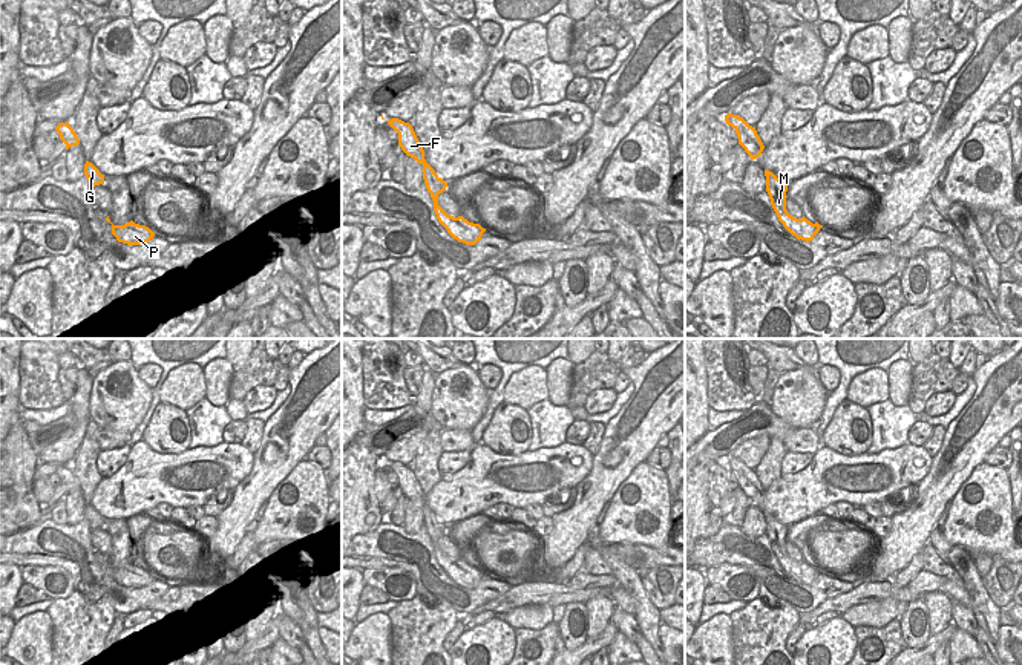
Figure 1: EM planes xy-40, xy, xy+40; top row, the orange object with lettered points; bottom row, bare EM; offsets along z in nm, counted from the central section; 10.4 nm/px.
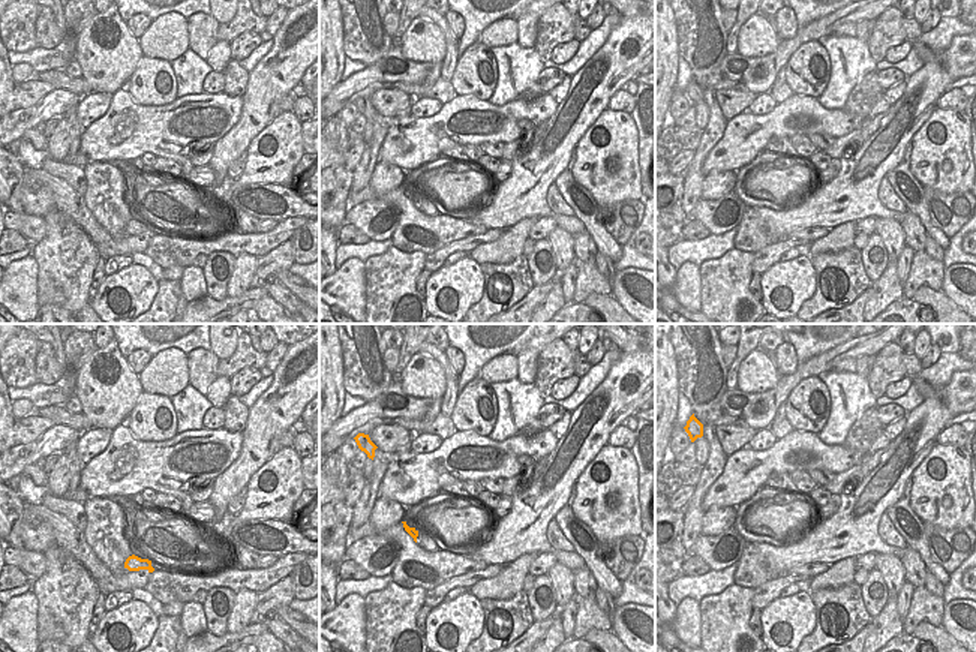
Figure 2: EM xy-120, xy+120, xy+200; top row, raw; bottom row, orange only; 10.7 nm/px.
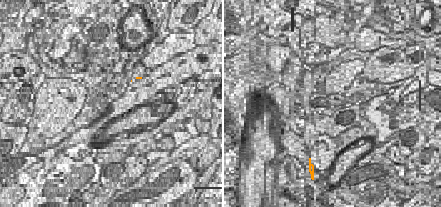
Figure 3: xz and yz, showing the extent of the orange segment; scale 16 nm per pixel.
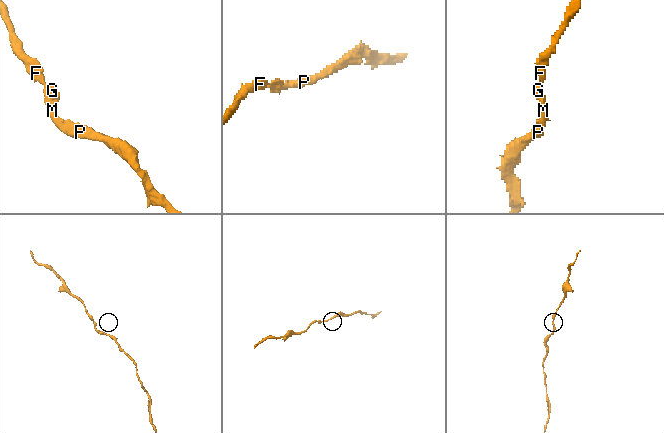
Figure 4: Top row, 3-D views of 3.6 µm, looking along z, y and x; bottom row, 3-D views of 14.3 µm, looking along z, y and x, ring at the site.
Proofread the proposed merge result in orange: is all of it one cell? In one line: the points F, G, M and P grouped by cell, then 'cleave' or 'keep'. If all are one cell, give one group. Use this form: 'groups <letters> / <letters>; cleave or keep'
groups F G M P; keep

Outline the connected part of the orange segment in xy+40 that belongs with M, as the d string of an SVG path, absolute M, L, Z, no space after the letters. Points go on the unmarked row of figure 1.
M765 513L765 519L766 519L766 535L769 538L771 549L778 564L797 582L801 582L806 585L812 584L823 568L820 568L818 565L812 567L804 559L801 562L791 559L786 553L788 526L778 522L769 513Z

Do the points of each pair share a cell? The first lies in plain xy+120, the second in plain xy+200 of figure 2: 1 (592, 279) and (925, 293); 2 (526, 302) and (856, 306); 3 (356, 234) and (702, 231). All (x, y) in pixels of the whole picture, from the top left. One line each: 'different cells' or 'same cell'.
1: different cells
2: same cell
3: same cell

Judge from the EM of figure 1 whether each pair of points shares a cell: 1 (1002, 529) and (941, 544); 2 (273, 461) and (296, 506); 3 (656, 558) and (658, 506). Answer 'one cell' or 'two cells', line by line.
1: two cells
2: two cells
3: two cells

